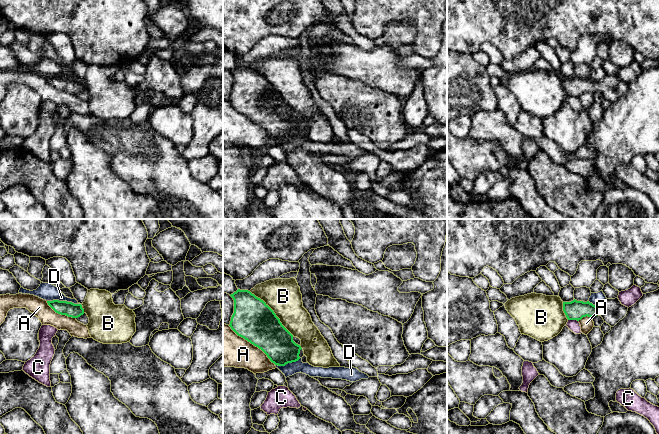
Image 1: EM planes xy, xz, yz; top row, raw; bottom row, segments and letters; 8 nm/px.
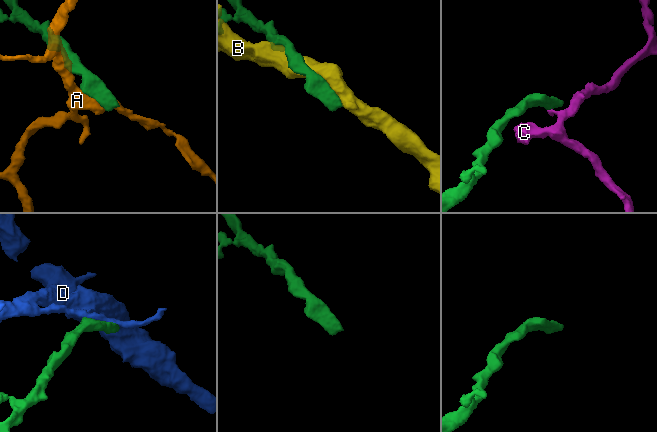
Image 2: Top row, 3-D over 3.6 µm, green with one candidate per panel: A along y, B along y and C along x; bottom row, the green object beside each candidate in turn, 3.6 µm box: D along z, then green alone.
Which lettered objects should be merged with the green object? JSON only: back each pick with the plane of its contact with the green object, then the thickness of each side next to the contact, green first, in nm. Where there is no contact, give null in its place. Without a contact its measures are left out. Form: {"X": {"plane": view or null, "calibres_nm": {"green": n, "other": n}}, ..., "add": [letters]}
{"add": []}

